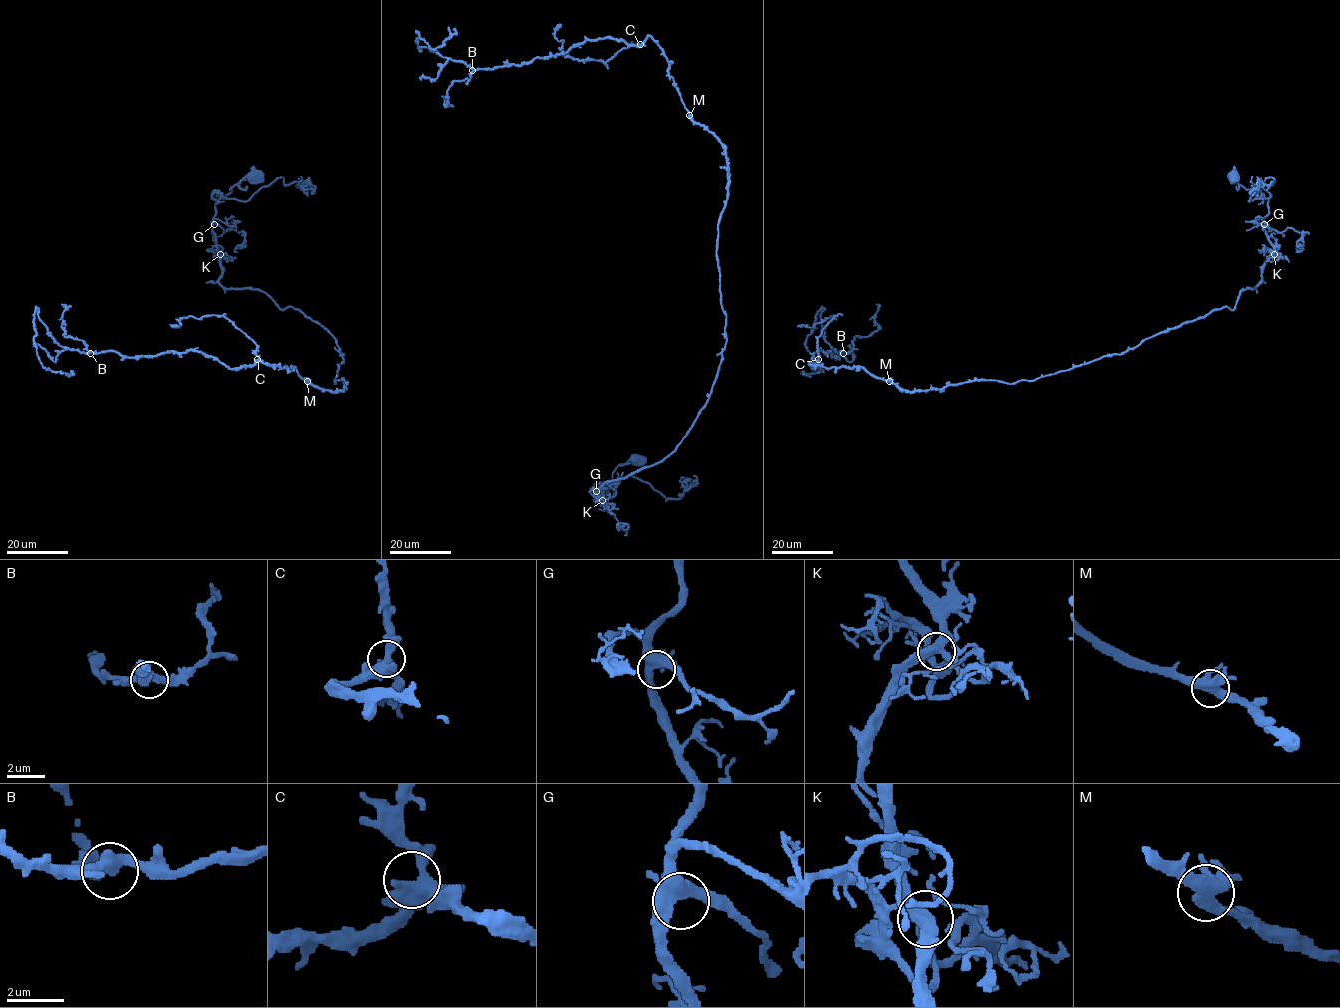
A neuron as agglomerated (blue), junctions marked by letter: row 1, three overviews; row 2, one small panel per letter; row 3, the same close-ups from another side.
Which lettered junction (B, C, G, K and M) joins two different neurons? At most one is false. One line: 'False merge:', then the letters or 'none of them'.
False merge: none of them

